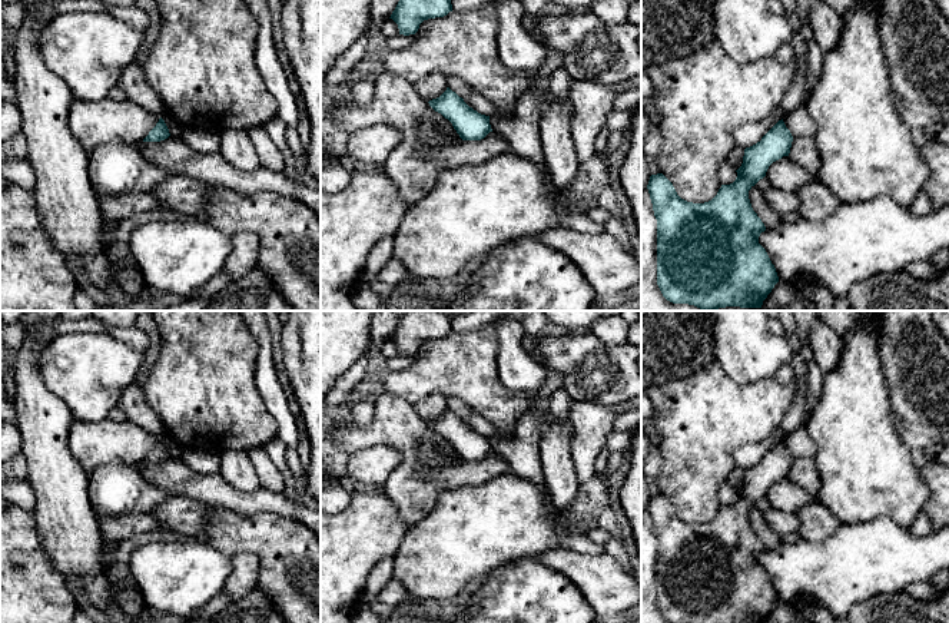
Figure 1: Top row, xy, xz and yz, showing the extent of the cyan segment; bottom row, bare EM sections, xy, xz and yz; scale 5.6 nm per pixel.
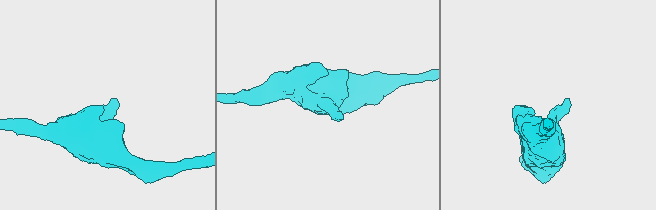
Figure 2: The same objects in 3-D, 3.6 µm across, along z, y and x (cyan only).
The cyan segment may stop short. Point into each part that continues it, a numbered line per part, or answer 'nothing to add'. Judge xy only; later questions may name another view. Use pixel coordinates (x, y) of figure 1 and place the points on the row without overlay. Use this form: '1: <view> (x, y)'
nothing to add

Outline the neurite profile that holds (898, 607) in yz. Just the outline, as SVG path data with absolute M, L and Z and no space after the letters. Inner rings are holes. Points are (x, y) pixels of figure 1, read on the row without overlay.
M905 591L877 594L852 606L849 623L949 623L949 591L938 600L918 600Z

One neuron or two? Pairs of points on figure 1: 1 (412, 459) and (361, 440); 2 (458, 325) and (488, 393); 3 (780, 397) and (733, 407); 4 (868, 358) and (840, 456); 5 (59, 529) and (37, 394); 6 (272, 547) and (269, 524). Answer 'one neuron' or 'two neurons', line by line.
1: one neuron
2: two neurons
3: one neuron
4: one neuron
5: one neuron
6: one neuron

